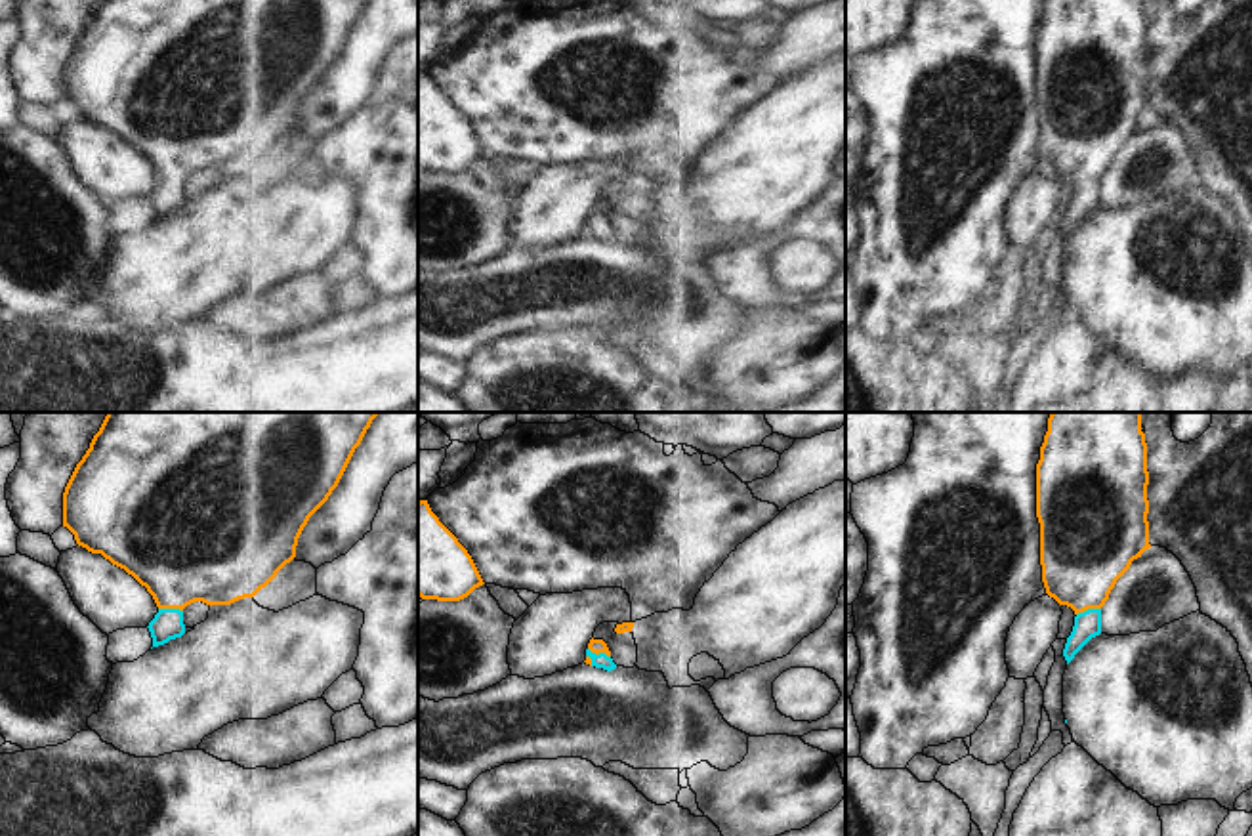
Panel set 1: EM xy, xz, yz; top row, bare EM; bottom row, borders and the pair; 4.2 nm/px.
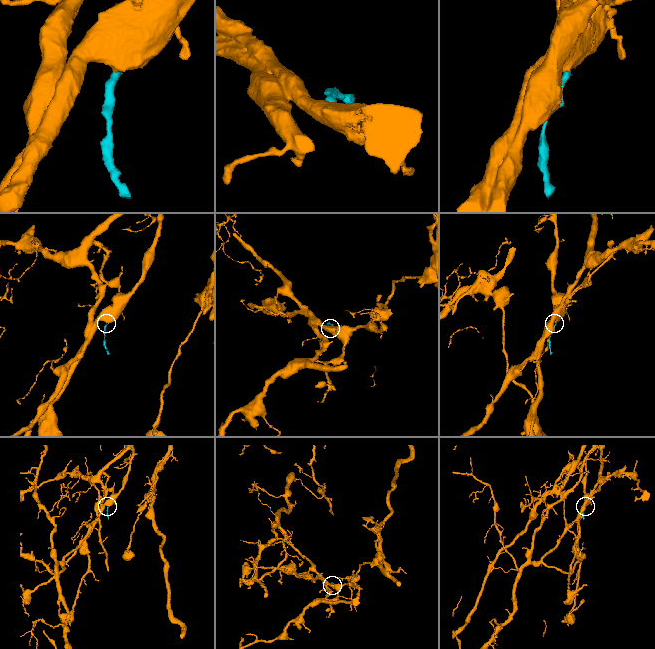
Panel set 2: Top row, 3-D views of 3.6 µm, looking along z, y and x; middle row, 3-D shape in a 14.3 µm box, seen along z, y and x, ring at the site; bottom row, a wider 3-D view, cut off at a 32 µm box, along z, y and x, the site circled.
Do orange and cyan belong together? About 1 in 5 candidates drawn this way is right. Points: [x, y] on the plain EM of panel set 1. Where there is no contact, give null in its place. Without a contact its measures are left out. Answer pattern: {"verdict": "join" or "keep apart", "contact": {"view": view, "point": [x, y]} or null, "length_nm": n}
{"verdict": "join", "contact": {"view": "xy", "point": [170, 180]}, "length_nm": 110}

